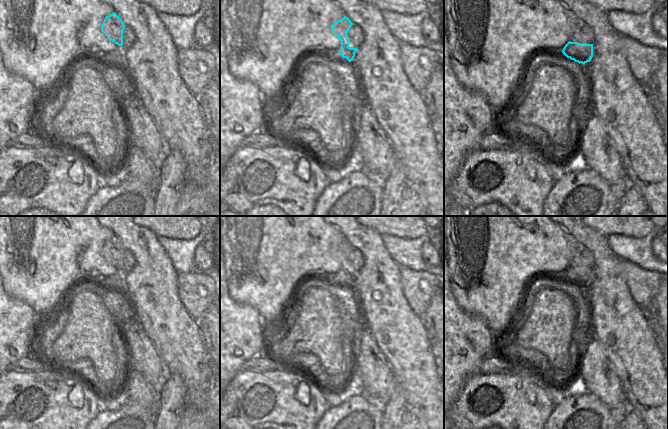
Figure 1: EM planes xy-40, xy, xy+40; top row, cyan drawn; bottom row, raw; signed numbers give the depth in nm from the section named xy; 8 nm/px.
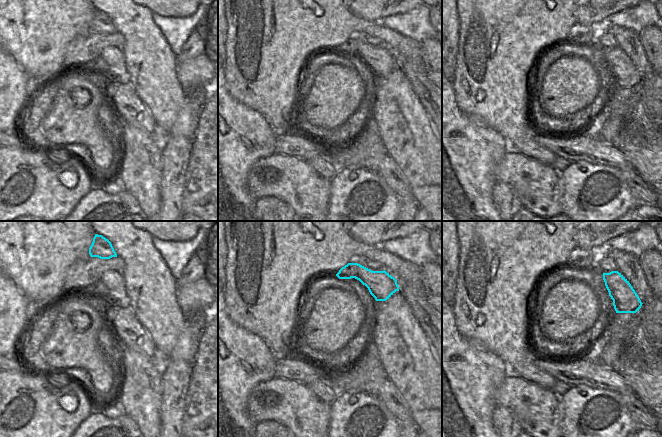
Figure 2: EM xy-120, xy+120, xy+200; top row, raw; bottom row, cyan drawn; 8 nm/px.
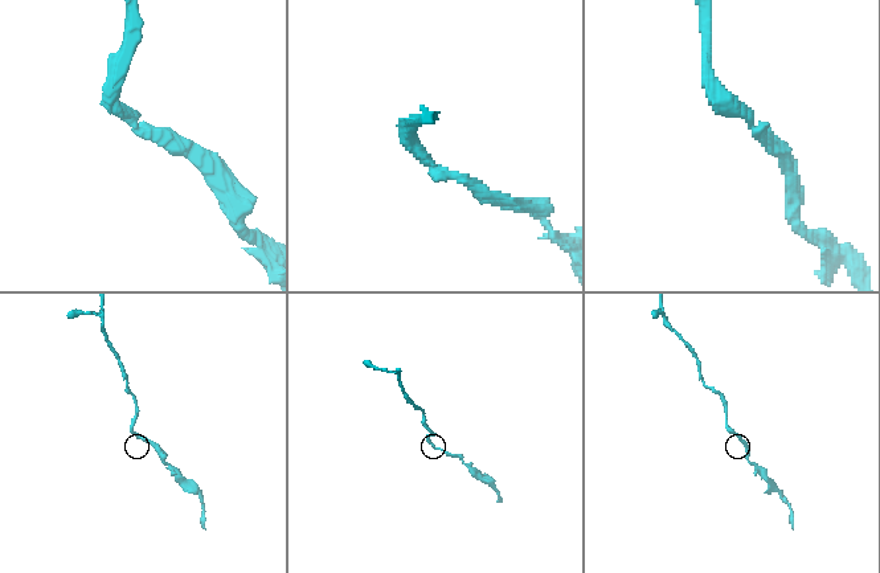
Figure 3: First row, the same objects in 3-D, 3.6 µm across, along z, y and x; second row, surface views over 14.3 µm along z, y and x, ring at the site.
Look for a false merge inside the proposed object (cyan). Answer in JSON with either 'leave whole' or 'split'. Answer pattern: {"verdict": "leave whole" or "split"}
{"verdict": "leave whole"}

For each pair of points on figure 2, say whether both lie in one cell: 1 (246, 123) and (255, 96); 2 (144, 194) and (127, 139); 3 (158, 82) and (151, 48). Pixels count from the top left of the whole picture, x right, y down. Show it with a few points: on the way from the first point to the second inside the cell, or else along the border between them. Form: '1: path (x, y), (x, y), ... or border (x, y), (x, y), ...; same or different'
1: border (231, 95), (236, 100), (257, 111), (268, 124); different
2: path (143, 180), (141, 178), (140, 153); same
3: path (153, 74), (151, 56); same

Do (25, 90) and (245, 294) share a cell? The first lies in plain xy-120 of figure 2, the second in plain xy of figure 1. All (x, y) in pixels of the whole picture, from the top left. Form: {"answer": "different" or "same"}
{"answer": "different"}

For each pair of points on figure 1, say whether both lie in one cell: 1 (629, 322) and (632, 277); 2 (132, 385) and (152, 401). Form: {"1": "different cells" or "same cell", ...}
{"1": "different cells", "2": "same cell"}

